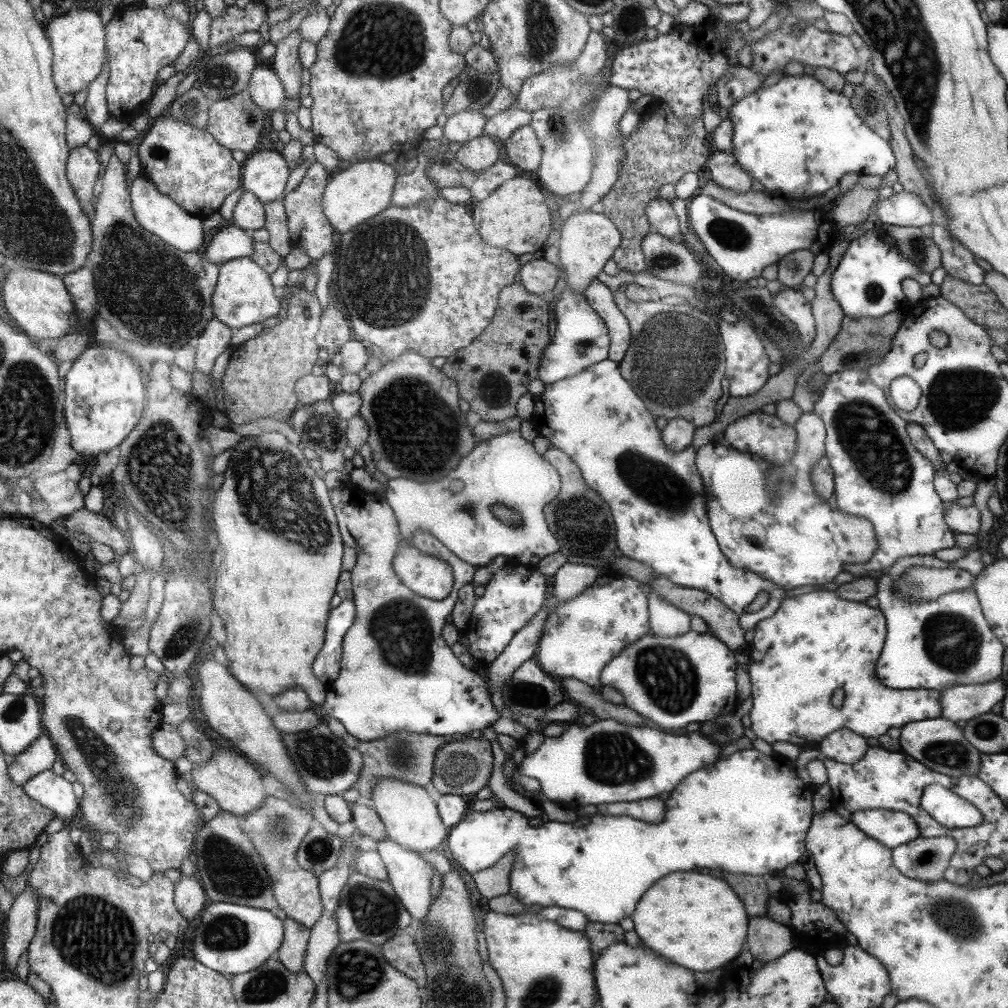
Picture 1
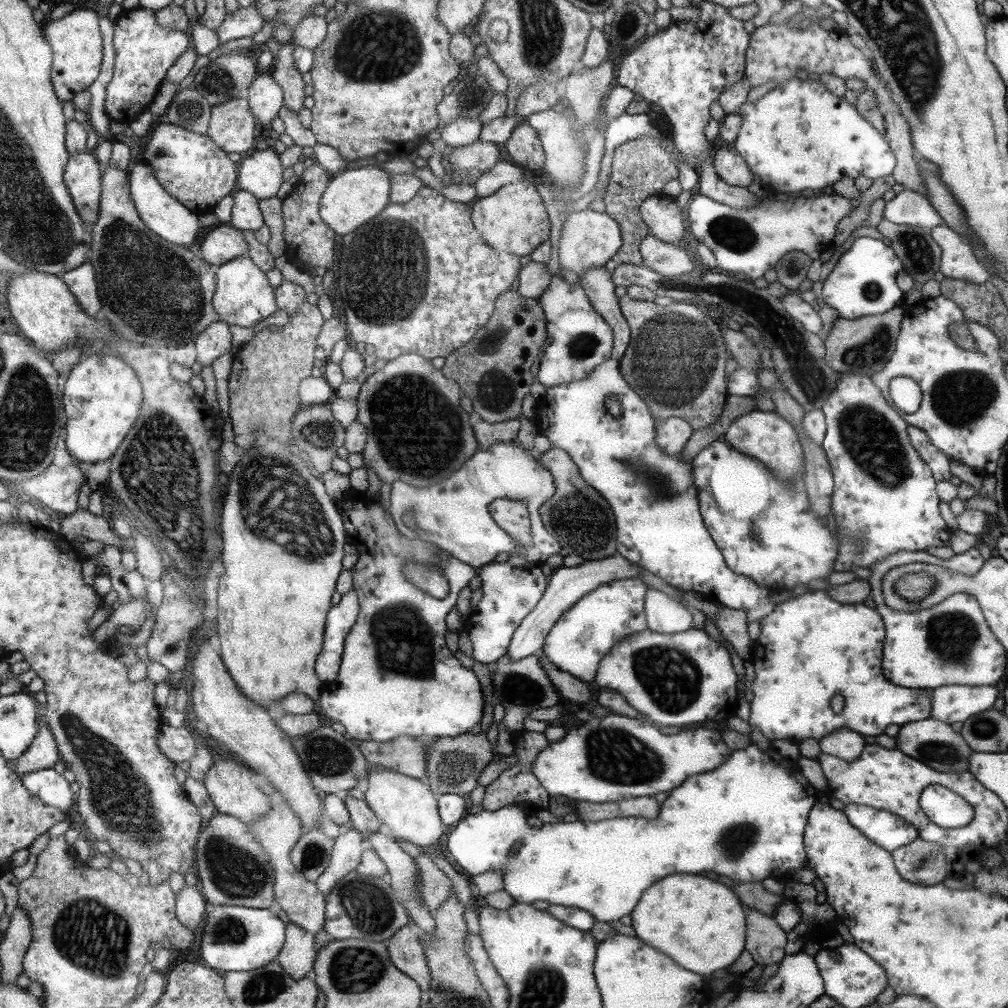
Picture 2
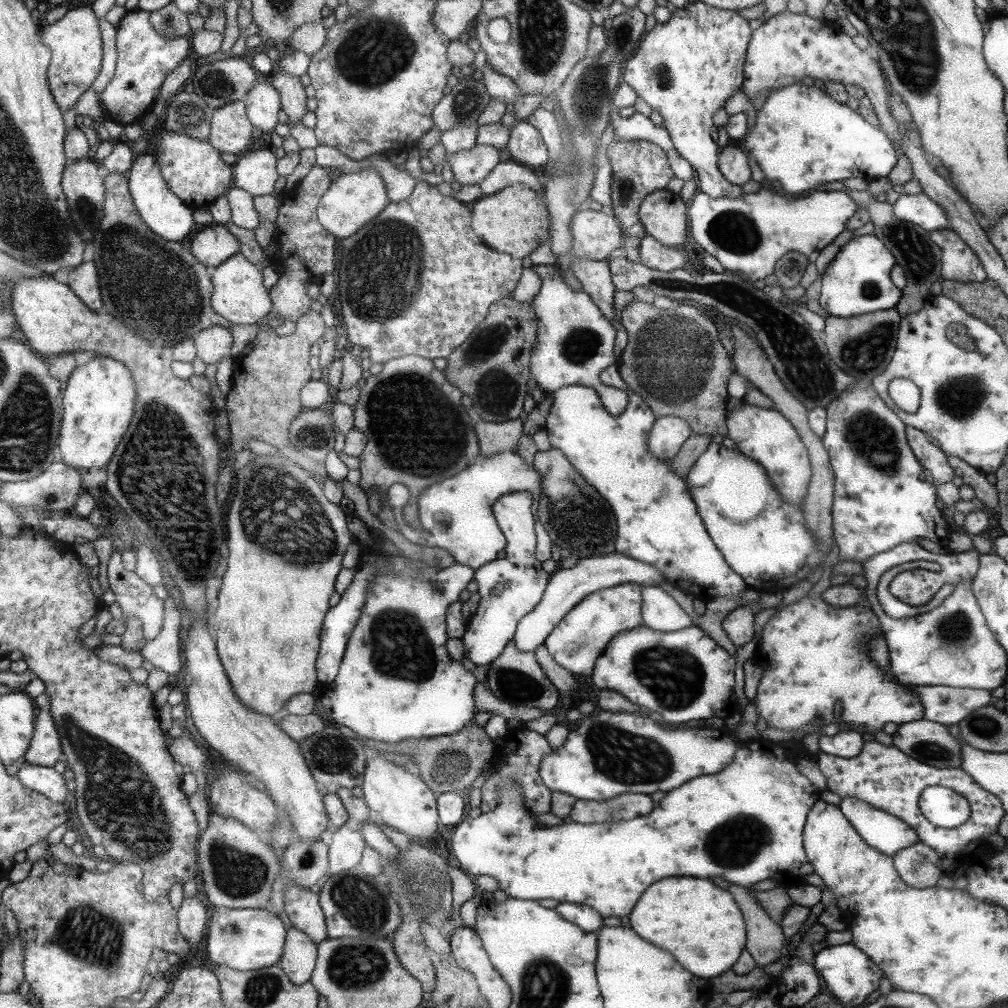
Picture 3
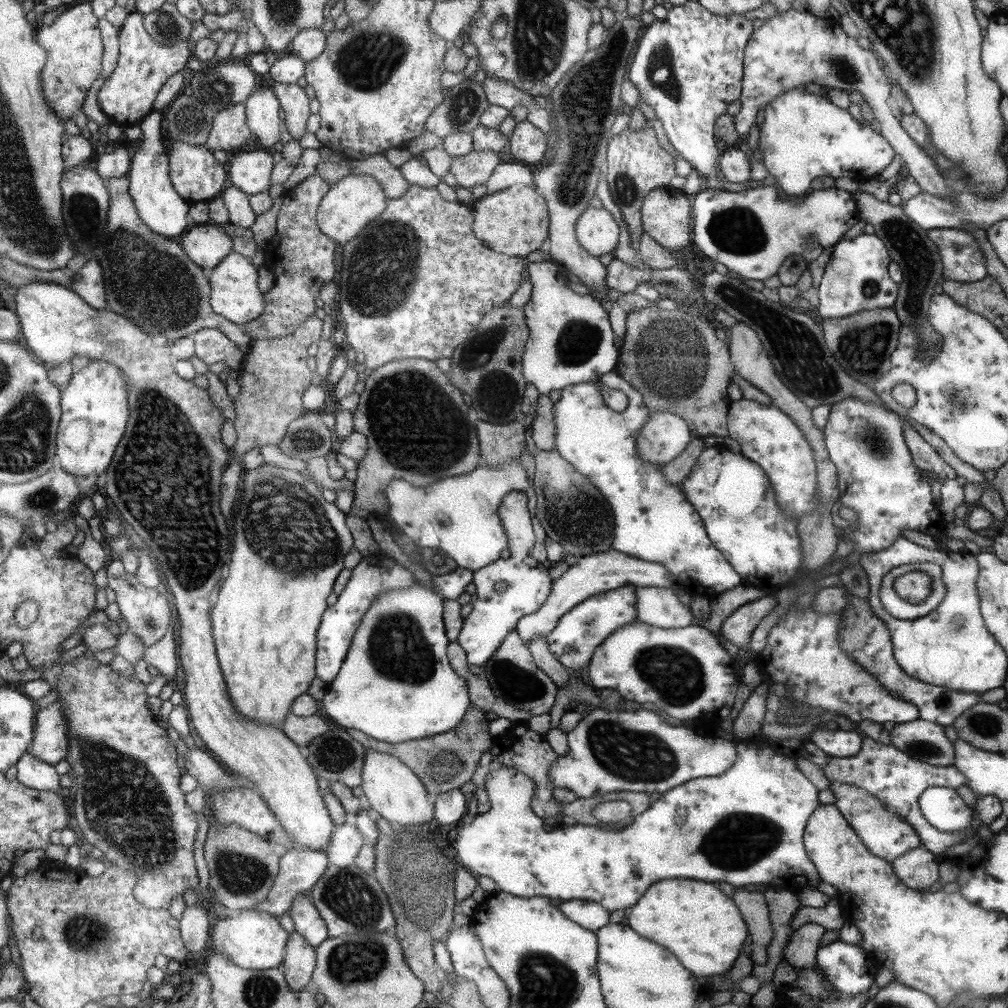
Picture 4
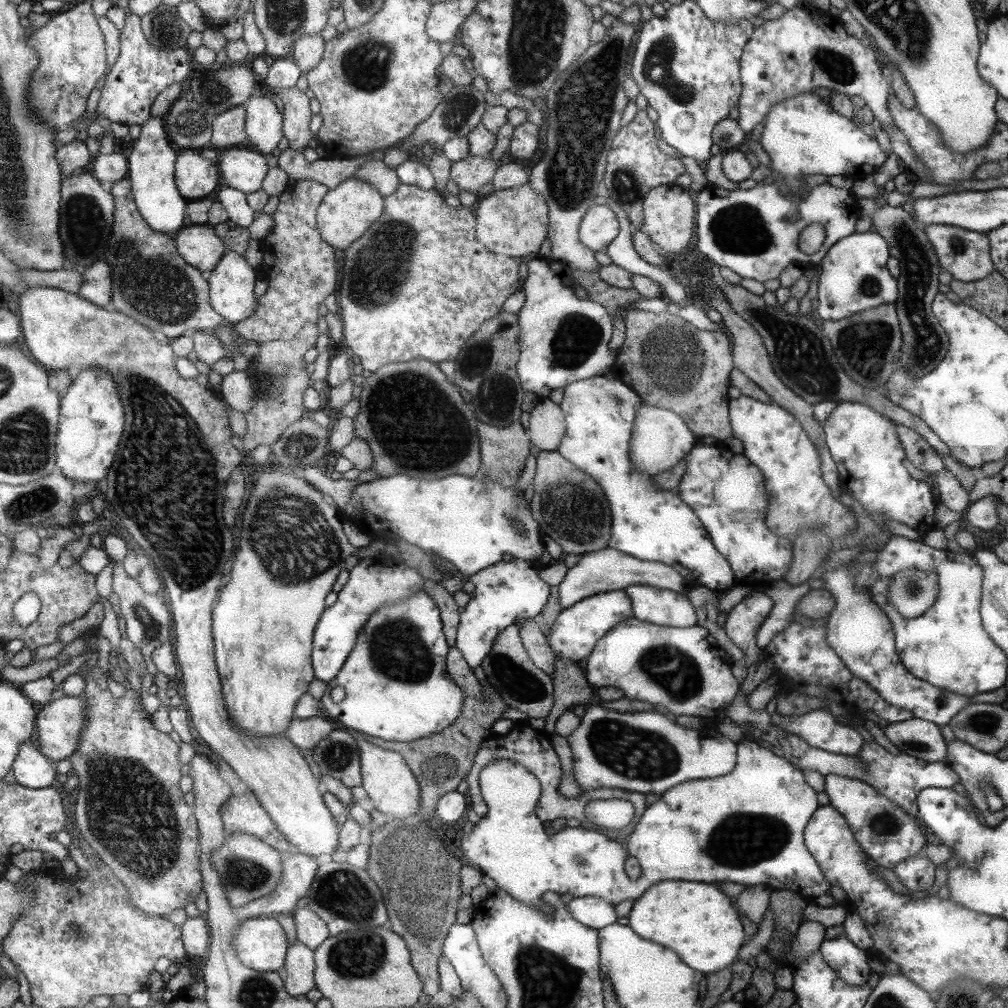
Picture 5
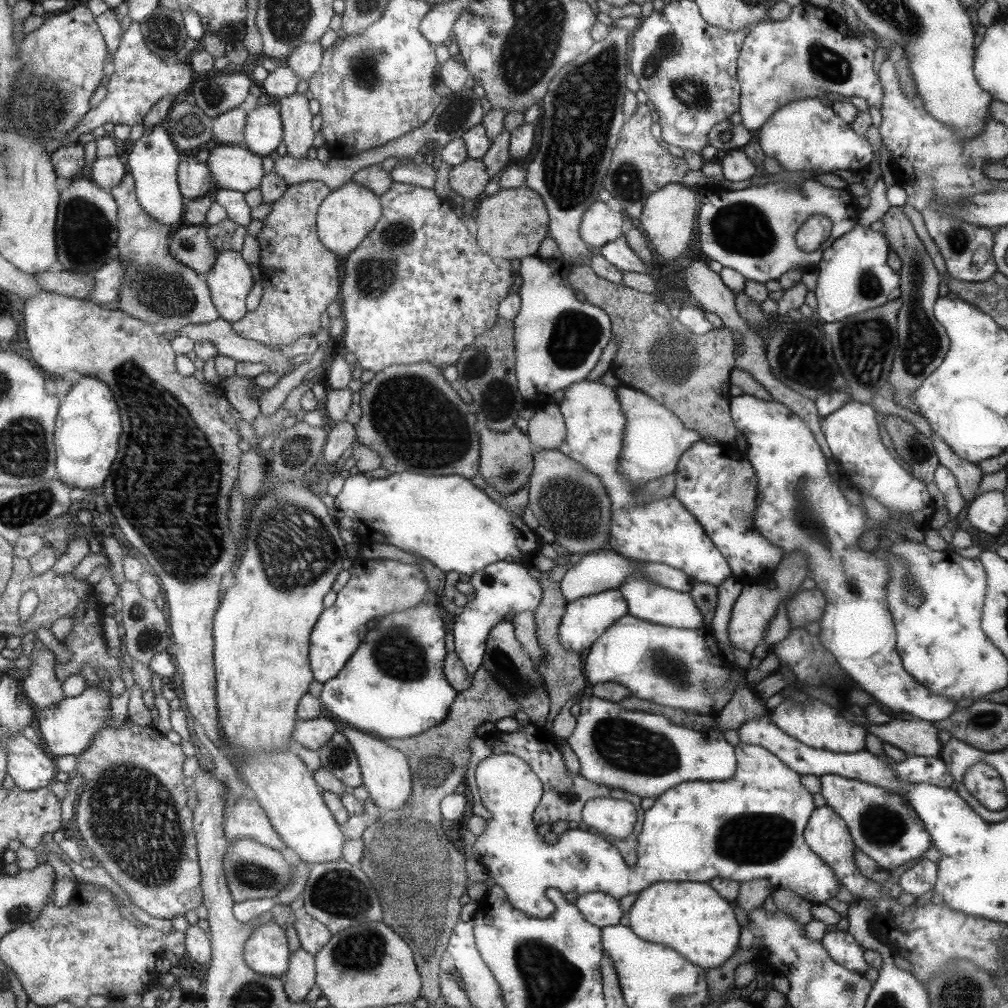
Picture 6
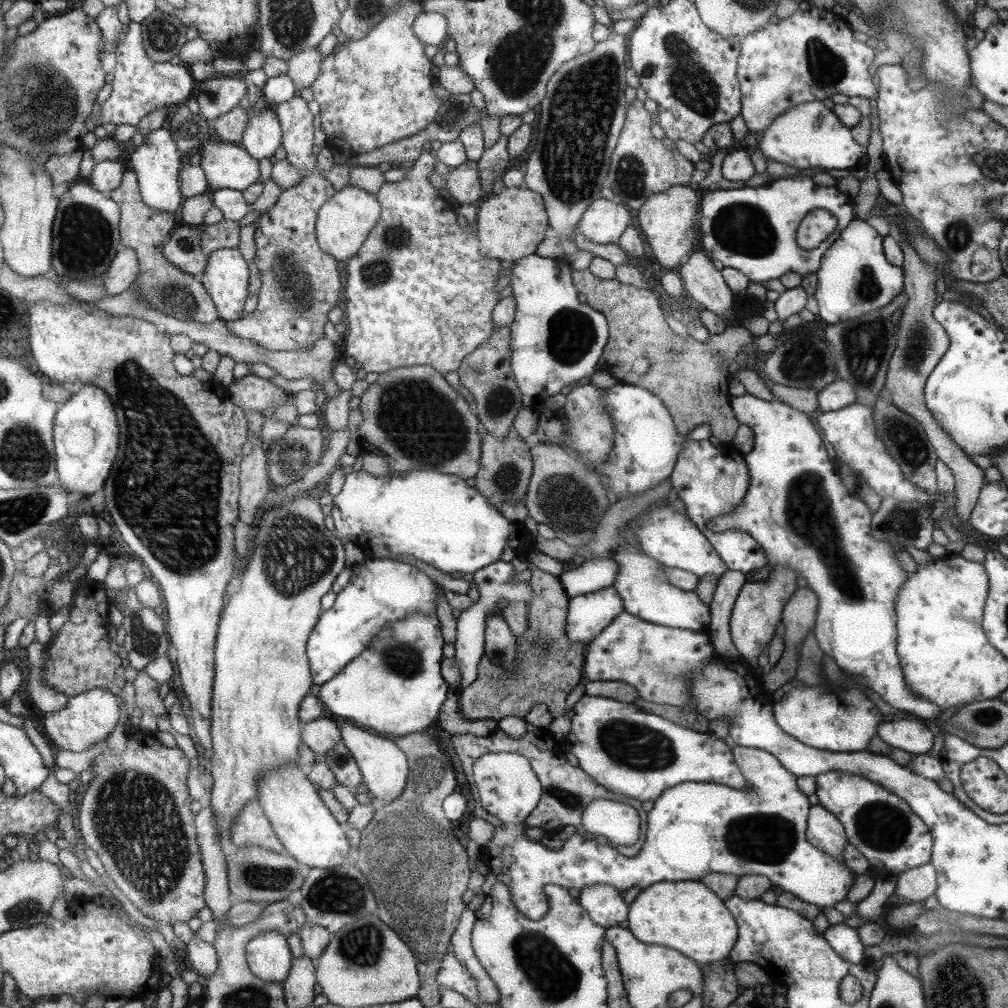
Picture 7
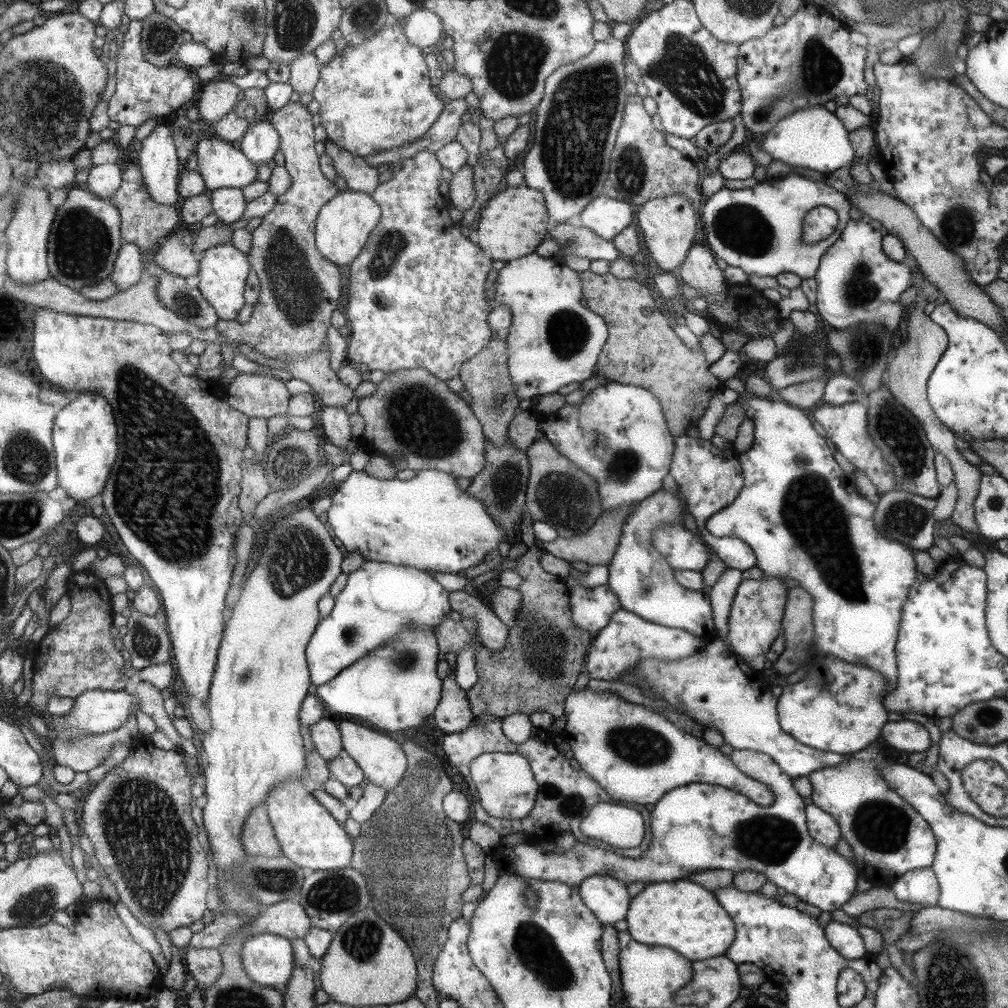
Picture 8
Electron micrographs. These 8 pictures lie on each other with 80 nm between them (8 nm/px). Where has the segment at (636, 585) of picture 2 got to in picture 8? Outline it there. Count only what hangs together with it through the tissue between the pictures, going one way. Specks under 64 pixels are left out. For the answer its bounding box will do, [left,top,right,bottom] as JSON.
[569,584,620,633]

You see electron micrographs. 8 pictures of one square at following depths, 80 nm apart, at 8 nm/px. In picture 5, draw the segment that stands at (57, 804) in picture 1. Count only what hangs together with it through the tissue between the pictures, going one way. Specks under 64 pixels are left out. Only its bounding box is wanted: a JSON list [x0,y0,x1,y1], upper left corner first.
[12,740,60,789]

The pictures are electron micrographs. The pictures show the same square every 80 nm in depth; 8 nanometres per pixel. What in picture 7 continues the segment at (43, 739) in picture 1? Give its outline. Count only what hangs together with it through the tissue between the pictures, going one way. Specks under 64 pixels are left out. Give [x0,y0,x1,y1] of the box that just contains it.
[36,690,123,752]

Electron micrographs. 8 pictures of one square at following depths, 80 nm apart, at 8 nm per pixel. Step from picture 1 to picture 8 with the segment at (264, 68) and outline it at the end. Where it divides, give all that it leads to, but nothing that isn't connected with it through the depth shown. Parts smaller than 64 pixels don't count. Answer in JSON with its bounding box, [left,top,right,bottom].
[237,117,277,167]

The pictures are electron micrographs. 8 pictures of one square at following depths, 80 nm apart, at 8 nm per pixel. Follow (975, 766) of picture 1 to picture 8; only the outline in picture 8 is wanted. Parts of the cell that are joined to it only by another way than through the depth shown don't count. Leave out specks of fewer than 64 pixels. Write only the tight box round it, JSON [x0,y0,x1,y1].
[879,719,931,752]

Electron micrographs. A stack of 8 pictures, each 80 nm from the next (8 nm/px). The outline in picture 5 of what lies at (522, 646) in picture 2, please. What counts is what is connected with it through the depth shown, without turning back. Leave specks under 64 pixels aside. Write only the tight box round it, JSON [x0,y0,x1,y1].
[557,547,688,610]

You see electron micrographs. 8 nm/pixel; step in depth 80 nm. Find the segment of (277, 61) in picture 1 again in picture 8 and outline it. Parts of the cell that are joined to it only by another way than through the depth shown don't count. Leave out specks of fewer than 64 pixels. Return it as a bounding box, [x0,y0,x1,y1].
[214,101,341,359]

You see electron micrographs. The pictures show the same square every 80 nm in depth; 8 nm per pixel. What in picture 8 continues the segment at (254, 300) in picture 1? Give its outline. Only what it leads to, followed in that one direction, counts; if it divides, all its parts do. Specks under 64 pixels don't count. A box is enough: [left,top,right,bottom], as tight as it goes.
[196,244,249,321]

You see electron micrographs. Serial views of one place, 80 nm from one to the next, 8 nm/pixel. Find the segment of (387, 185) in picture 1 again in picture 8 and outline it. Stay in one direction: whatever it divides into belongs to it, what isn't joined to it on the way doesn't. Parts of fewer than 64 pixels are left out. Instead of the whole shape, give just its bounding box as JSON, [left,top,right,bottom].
[313,188,381,266]

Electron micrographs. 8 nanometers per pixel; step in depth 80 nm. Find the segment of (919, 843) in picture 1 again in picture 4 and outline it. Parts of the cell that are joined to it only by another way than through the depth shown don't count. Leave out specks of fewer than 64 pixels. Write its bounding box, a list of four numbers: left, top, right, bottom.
[890,846,939,891]

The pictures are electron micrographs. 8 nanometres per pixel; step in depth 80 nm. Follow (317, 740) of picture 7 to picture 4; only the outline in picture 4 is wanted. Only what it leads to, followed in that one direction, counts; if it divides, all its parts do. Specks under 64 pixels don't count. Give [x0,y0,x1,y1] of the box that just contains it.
[281,714,328,747]

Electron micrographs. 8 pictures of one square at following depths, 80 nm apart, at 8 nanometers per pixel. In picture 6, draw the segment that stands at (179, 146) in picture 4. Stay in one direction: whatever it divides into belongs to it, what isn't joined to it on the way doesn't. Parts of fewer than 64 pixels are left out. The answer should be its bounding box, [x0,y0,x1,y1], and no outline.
[179,156,213,201]

